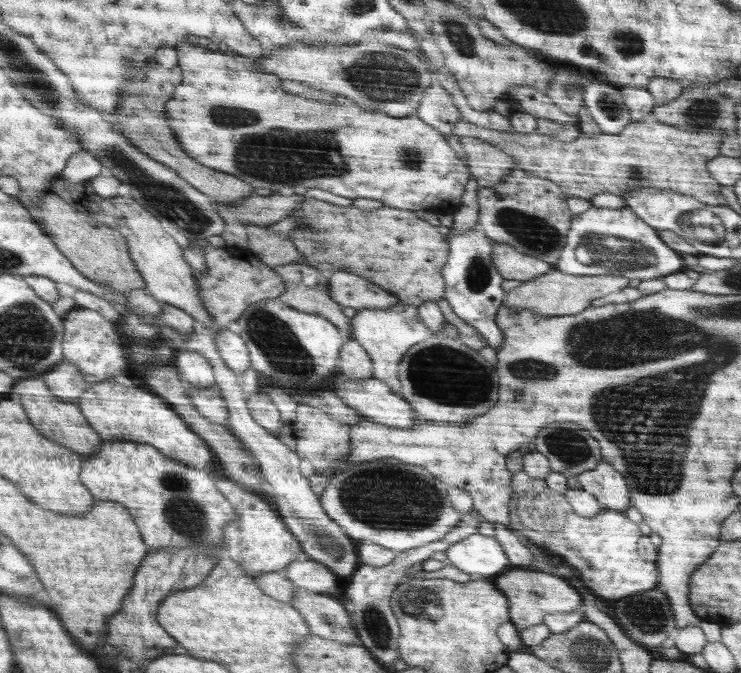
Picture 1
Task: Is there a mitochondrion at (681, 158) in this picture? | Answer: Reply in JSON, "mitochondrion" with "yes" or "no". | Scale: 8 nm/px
{"mitochondrion":"no"}

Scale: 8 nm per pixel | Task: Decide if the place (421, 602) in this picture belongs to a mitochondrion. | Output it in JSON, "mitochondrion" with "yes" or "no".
{"mitochondrion":"yes"}

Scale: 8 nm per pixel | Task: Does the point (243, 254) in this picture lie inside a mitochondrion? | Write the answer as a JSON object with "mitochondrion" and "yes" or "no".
{"mitochondrion":"no"}

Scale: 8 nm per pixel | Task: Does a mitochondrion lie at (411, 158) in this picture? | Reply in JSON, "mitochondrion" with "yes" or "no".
{"mitochondrion":"yes"}

